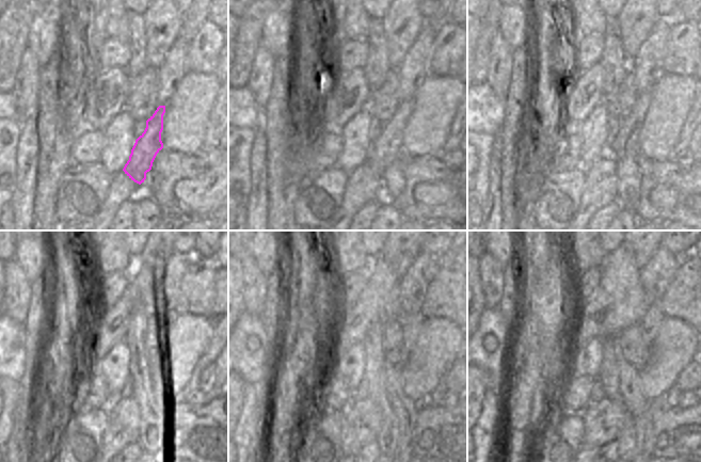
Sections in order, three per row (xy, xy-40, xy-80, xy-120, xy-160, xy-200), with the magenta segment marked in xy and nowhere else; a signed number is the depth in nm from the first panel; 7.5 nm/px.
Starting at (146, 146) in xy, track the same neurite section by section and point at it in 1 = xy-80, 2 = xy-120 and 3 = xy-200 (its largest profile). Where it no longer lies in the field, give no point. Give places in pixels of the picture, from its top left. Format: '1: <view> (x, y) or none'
1: xy-80 (627, 139)
2: xy-120 (169, 329)
3: xy-200 (651, 321)

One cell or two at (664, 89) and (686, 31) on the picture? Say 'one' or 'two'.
two

